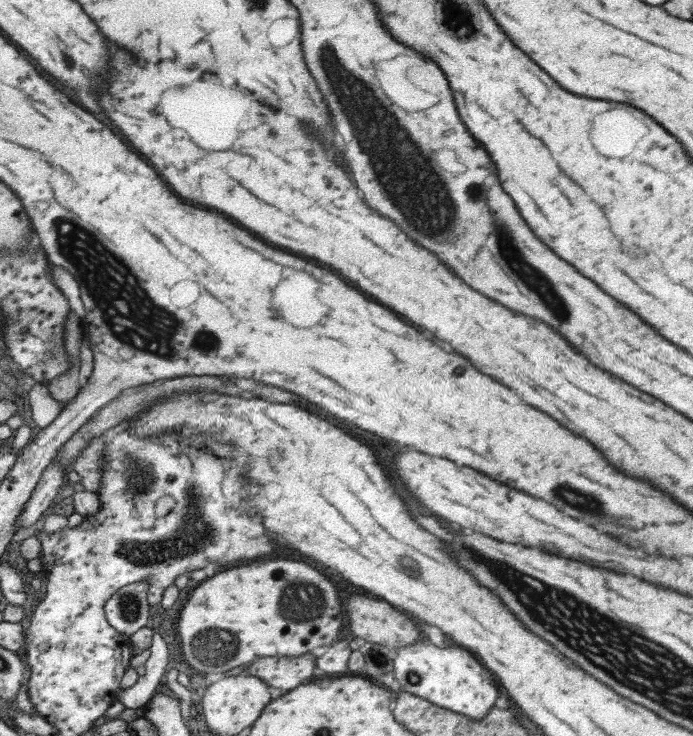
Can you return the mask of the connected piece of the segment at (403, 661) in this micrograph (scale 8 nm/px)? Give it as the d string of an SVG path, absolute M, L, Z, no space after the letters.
M419 640L407 646L399 647L396 653L397 655L393 657L392 662L393 676L405 692L411 692L411 694L424 698L434 705L469 718L481 718L493 707L497 697L497 688L494 684L495 678L467 649L455 644L451 645L451 643L445 645L445 647L437 647L424 640Z

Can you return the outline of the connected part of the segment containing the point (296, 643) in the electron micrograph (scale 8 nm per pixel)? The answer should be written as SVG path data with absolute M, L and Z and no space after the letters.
M255 559L253 562L249 562L247 566L236 566L223 570L223 572L216 572L213 576L207 576L207 580L202 580L191 592L191 595L187 598L183 604L181 611L179 611L179 617L177 618L177 624L175 624L175 630L179 634L180 649L182 652L183 661L186 666L192 671L197 673L212 673L213 675L220 676L221 674L239 666L241 664L249 664L256 659L261 659L266 656L297 656L302 655L305 652L313 650L316 646L322 644L333 644L339 635L339 630L344 626L345 612L343 604L339 603L339 596L335 587L323 574L315 567L307 566L303 562L293 562L293 560L261 560Z

